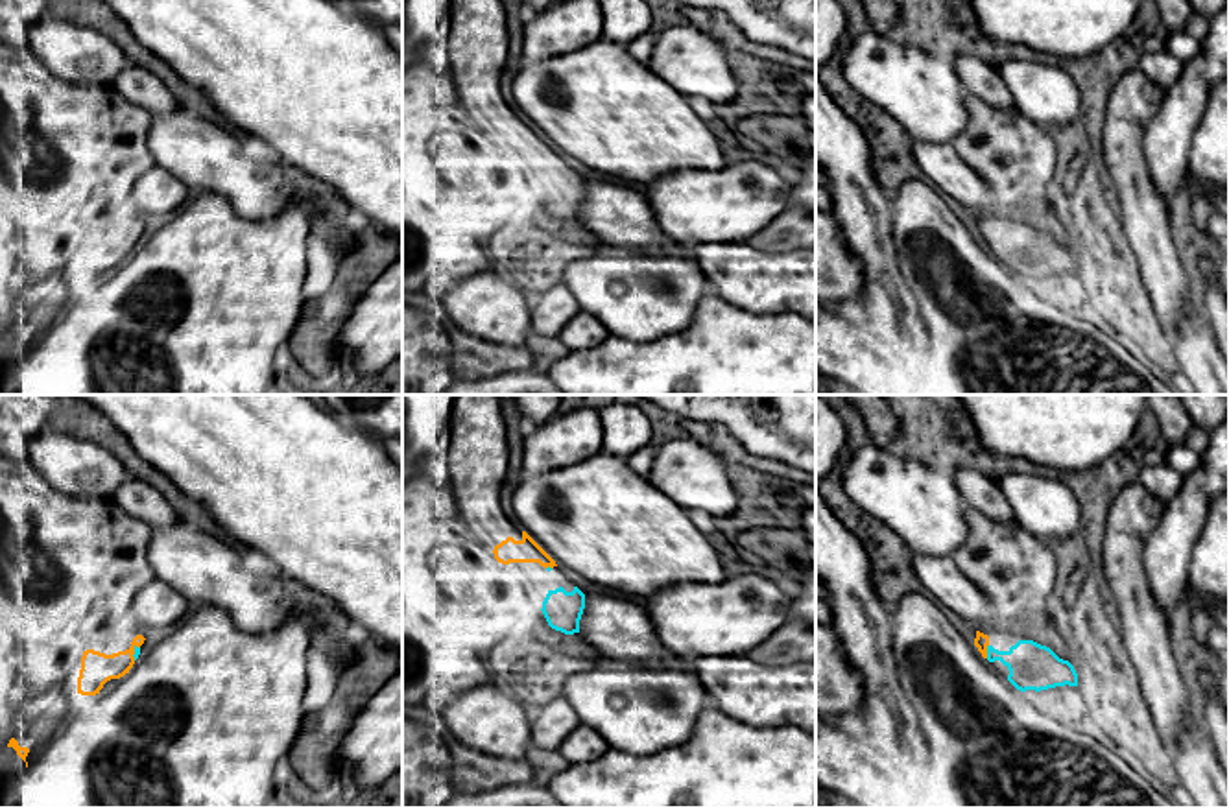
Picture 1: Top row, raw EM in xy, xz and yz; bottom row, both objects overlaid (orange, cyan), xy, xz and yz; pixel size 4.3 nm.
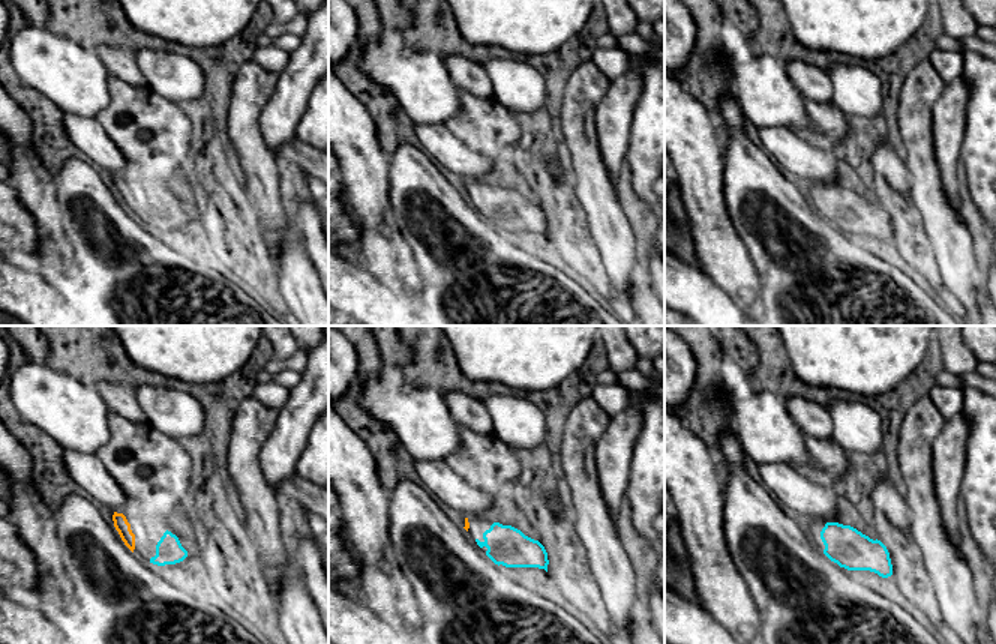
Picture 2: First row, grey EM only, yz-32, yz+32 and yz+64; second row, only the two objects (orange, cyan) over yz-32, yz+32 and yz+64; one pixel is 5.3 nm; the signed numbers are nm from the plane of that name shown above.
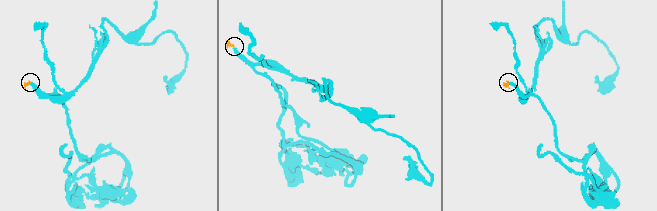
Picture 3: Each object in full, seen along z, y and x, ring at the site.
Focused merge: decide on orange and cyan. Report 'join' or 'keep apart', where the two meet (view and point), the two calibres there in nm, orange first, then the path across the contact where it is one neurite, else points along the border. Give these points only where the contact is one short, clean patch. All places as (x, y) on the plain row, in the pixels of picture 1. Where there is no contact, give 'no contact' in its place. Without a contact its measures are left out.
join | yz (986, 238) | 60/200 nm | across yz (982, 227), (986, 238), (1025, 246), (1032, 253)

